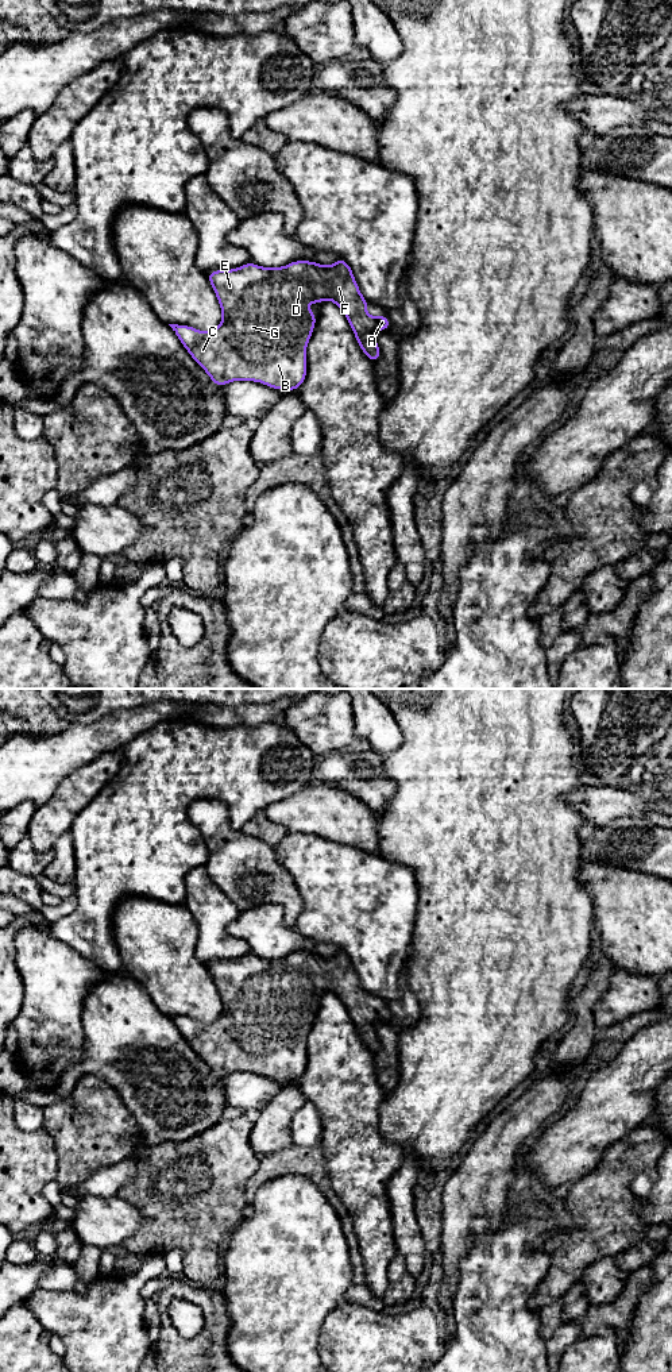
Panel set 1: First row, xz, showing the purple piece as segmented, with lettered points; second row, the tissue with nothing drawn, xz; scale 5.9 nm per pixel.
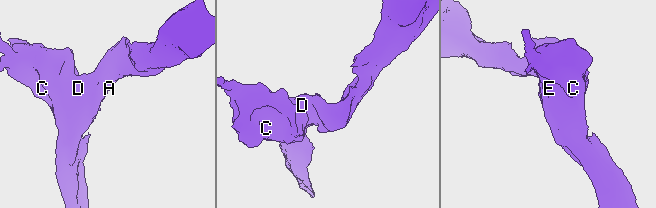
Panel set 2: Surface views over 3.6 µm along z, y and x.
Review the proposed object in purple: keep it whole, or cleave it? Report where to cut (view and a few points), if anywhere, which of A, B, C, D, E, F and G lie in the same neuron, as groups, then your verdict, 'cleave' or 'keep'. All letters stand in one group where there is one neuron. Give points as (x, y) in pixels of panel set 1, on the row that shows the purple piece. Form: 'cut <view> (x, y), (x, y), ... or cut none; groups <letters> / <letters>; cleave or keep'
cut none; groups A B C D E F G; keep

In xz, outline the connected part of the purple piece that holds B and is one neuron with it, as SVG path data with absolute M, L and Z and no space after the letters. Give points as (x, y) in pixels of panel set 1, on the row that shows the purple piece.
M341 258L329 266L294 261L283 267L260 267L248 262L232 270L211 271L208 278L223 312L217 328L202 332L189 325L169 325L220 388L231 381L255 381L279 390L297 390L306 377L306 346L316 324L313 311L302 307L305 302L333 301L347 316L366 357L375 362L382 355L375 331L387 331L390 320L367 315L368 301L362 296L349 265Z

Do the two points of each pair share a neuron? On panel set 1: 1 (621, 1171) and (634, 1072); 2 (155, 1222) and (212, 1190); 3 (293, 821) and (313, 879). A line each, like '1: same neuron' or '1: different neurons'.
1: different neurons
2: same neuron
3: different neurons

